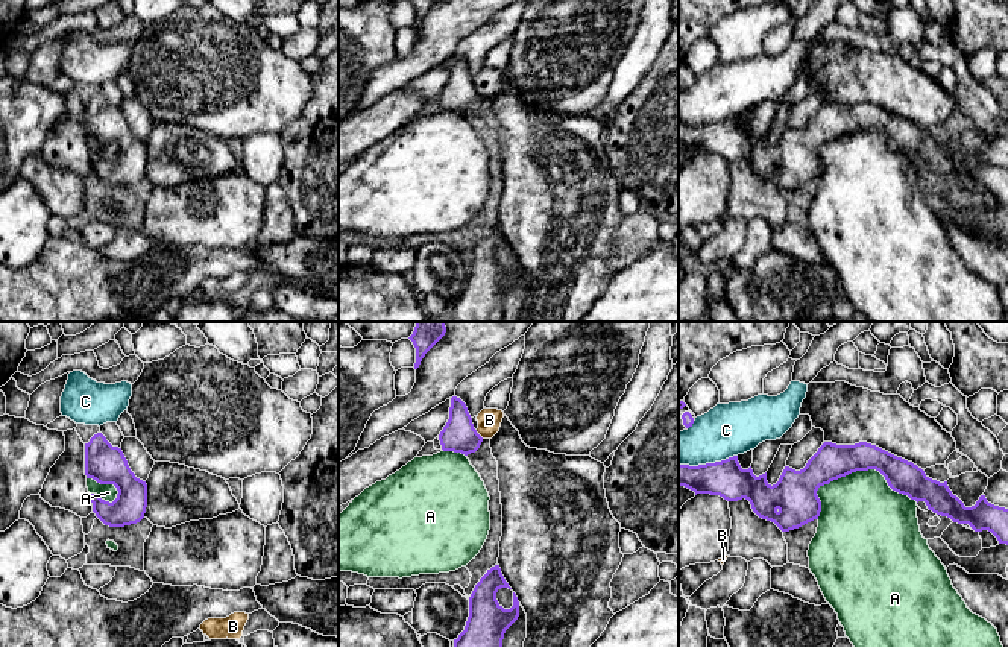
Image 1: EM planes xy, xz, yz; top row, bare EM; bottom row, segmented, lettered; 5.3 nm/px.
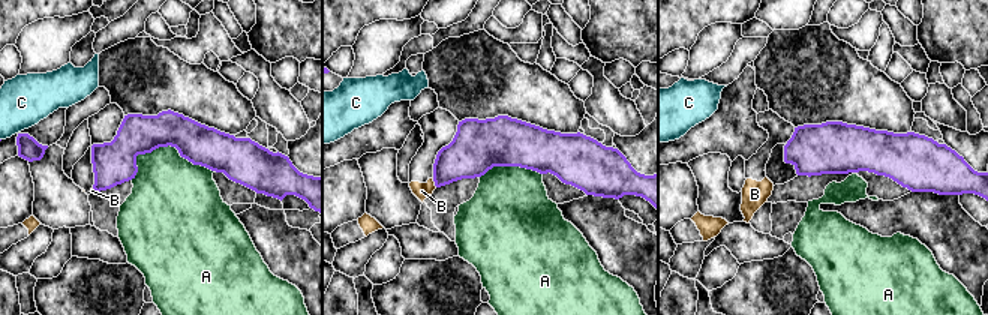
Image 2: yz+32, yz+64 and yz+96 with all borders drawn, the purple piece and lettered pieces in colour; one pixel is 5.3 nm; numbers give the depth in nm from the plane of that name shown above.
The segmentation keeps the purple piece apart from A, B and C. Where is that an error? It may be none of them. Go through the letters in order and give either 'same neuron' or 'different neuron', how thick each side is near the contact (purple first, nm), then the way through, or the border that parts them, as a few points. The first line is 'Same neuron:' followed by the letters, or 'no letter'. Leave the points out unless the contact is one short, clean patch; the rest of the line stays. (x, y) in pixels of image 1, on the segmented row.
Same neuron: no letter
A: different neuron; calibres 190 and 420 nm
B: different neuron; calibres 180 and 130 nm; border xz (475, 430), (483, 438)
C: different neuron; calibres 190 and 280 nm

